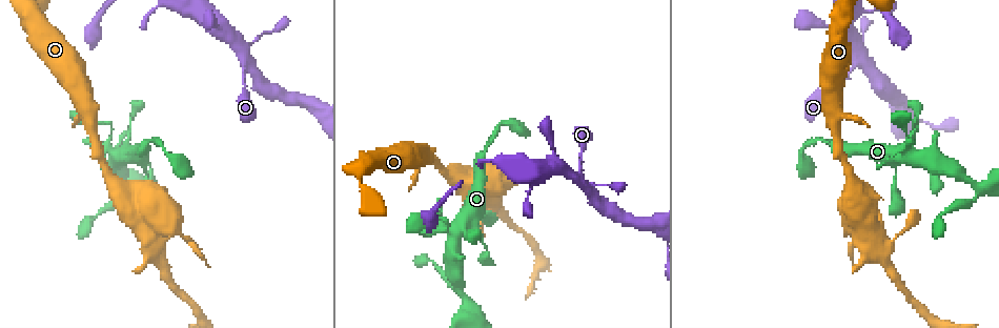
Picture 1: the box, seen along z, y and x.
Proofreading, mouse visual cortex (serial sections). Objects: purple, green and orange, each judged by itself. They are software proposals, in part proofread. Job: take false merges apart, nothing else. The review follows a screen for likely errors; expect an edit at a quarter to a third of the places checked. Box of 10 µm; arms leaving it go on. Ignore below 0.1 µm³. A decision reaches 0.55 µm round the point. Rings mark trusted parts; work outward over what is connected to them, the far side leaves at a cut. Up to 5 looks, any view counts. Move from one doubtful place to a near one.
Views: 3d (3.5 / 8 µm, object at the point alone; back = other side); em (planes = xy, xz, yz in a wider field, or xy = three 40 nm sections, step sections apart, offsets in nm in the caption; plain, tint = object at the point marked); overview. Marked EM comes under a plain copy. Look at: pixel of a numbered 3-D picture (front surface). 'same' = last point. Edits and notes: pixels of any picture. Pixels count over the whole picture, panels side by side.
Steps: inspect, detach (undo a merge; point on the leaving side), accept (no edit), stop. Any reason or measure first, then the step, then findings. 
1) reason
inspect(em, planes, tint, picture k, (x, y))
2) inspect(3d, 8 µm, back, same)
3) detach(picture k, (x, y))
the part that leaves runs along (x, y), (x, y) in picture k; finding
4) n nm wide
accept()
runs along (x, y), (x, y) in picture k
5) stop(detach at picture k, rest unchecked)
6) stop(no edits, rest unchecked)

abrupt turn
inspect(3d, 3.5 µm, picture 1, (905, 154))

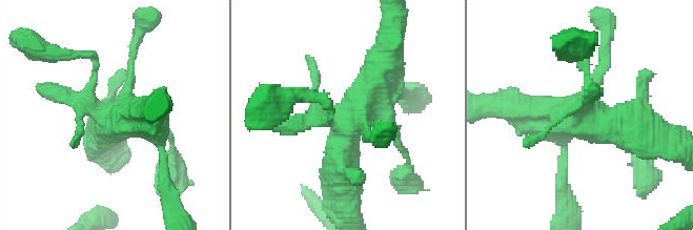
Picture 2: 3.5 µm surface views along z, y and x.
shape alone is not enough
inspect(em, planes, tint, picture 2, (585, 115))

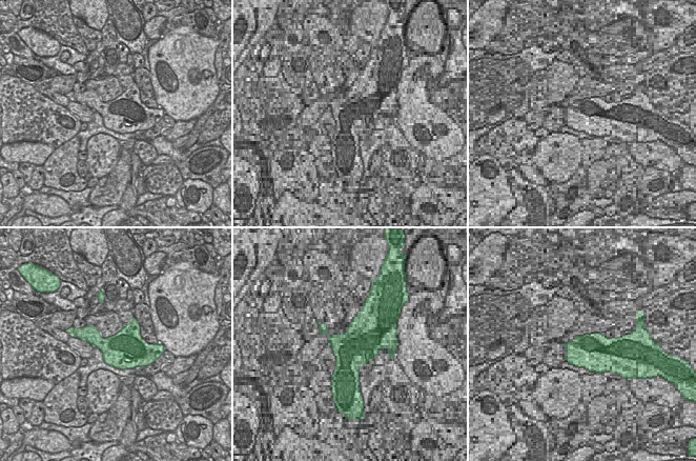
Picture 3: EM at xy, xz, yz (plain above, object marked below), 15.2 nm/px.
inspect(em, xy, step 1, tint, same)

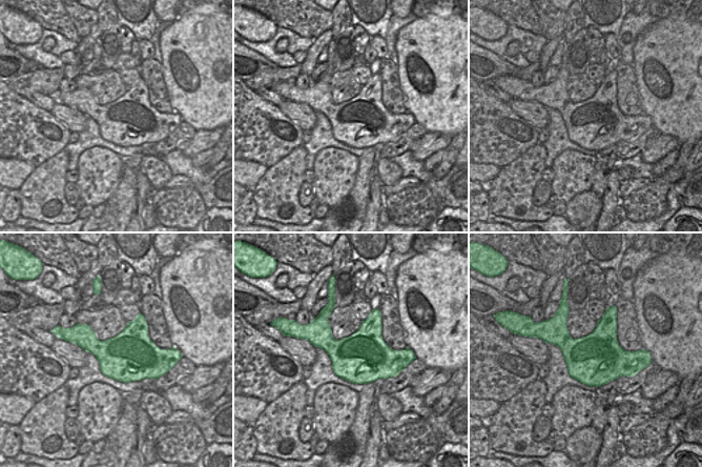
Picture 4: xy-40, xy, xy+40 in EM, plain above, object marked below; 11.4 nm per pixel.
600 nm wide
accept()
runs along (548, 117), (591, 120), (588, 75), (572, 53) in picture 2; all the same cell

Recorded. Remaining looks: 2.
sharp bend
inspect(3d, 3.5 µm, picture 1, (976, 189))

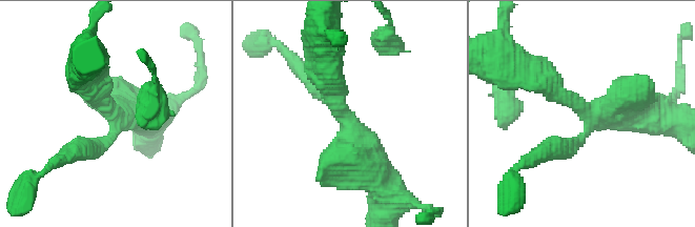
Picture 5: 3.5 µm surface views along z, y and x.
shape alone is not enough
inspect(em, xy, step 3, tint, picture 5, (114, 115))

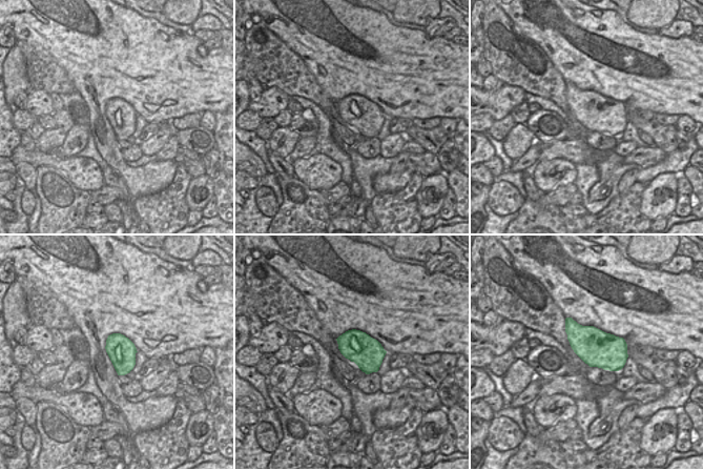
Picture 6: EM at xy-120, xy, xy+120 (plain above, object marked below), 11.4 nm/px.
4 arms
accept()
runs along (540, 74), (589, 116), (640, 89) in picture 5; all the same cell

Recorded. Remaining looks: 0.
stop(no edits, rest unchecked)

